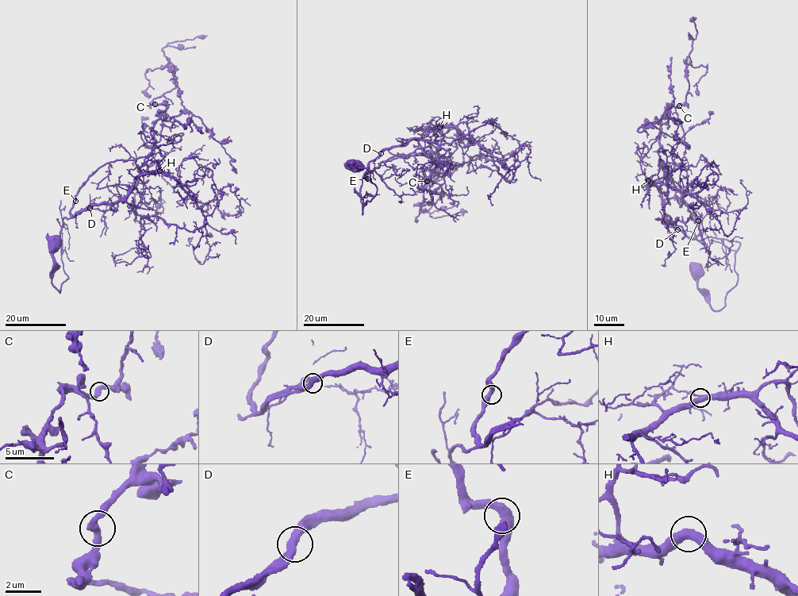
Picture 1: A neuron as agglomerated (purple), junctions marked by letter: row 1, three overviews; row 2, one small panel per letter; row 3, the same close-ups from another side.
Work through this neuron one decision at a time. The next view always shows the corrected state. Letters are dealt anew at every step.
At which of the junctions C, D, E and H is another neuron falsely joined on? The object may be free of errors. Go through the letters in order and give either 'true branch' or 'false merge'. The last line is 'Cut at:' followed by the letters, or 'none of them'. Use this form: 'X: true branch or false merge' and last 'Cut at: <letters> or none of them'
C: true branch
D: true branch
E: true branch
H: true branch
Cut at: none of them

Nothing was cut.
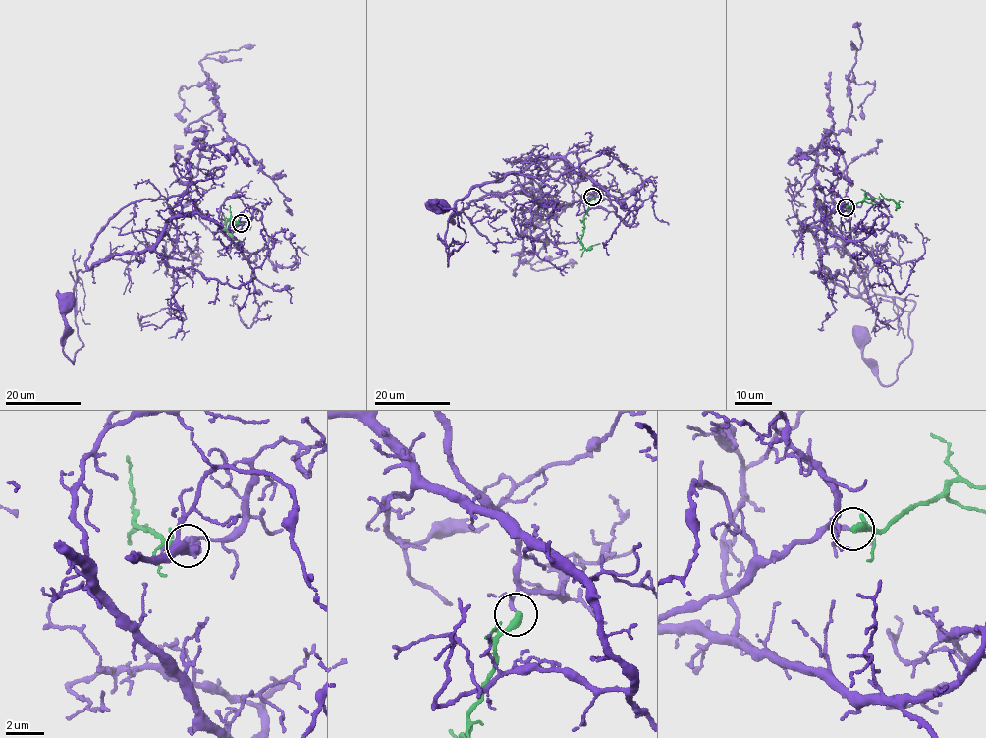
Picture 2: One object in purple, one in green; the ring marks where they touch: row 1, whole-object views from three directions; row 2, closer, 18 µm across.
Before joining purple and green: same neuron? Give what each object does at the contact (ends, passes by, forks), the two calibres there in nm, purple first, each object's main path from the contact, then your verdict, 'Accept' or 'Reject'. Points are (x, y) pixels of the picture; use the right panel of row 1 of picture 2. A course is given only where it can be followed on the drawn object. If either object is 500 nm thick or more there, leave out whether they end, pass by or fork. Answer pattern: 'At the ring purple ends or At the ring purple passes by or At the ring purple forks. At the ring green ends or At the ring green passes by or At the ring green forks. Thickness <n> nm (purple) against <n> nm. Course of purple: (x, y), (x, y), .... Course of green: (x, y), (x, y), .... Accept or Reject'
At the ring purple passes by. At the ring green ends. Thickness 180 nm (purple) against 440 nm. Course of purple: (846, 207), (801, 226), (849, 295), (888, 296), (909, 312), (910, 354), (891, 384), (863, 359), (859, 333). Course of green: (846, 207), (852, 207), (866, 198), (888, 198), (897, 206), (895, 209). Accept

